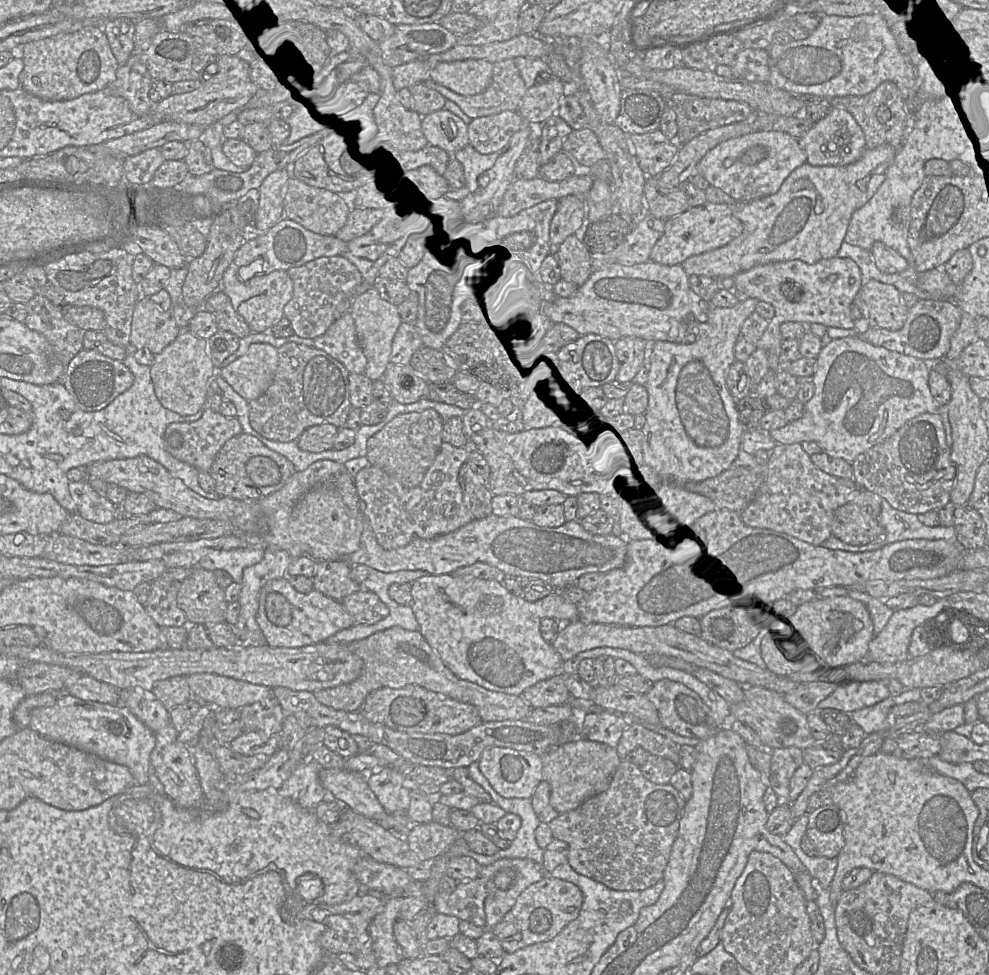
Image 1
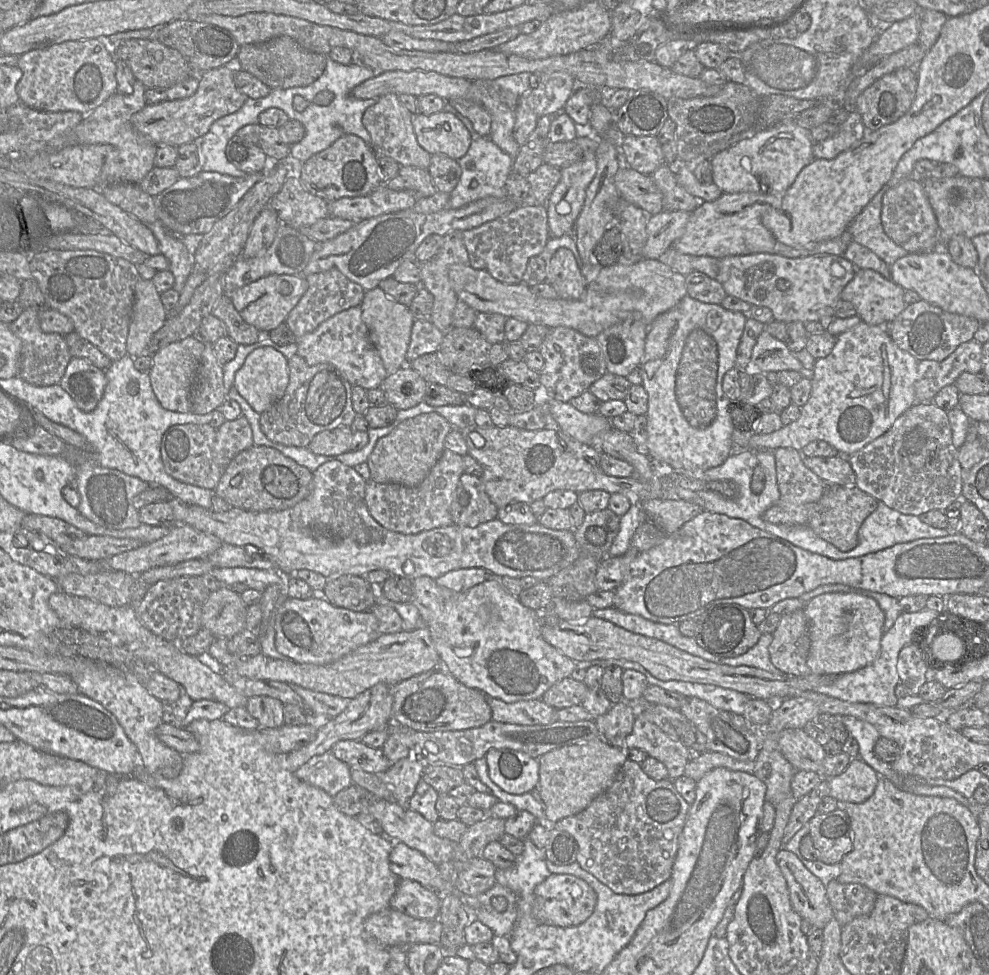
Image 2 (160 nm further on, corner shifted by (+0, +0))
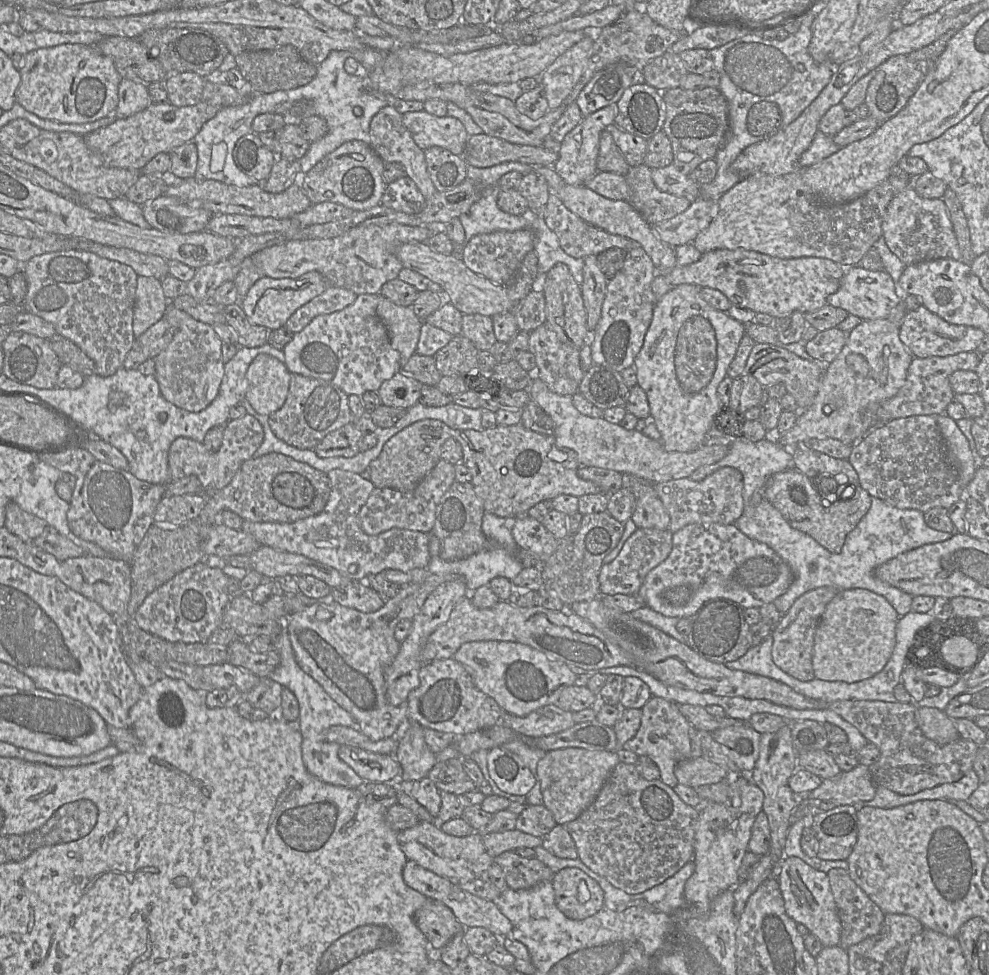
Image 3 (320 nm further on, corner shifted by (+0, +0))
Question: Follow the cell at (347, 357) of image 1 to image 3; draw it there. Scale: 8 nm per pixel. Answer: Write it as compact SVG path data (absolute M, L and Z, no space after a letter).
M379 294L358 295L356 300L342 310L316 316L283 348L284 364L290 373L329 381L347 395L362 396L365 392L378 391L381 384L401 371L400 354L391 343L388 331L377 315Z

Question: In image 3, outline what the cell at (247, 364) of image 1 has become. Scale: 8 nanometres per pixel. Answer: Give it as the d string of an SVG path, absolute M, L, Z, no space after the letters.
M269 354L257 355L246 372L246 400L257 413L271 415L283 406L287 398L290 375L284 362Z

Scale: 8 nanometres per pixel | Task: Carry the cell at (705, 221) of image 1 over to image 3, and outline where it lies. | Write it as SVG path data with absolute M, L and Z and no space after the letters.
M802 171L774 176L757 174L742 179L718 198L718 213L692 244L702 254L718 249L743 249L780 259L818 257L832 260L841 267L855 266L882 236L882 221L890 201L912 185L912 178L892 173L884 182L862 196L841 204L824 202L802 180Z

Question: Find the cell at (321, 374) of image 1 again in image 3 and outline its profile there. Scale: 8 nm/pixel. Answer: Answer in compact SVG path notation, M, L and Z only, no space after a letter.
M291 373L287 398L283 406L268 416L275 436L299 449L314 449L330 432L354 422L348 396L333 383Z

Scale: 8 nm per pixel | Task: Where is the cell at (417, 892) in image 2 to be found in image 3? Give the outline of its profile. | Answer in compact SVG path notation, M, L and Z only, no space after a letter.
M431 898L416 911L414 920L433 952L440 951L458 932L466 929L449 907Z

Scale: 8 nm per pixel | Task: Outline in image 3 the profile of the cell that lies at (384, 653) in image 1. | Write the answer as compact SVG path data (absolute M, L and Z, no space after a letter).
M554 704L538 708L526 716L504 713L502 721L519 735L541 737L564 731L575 724L573 713Z

